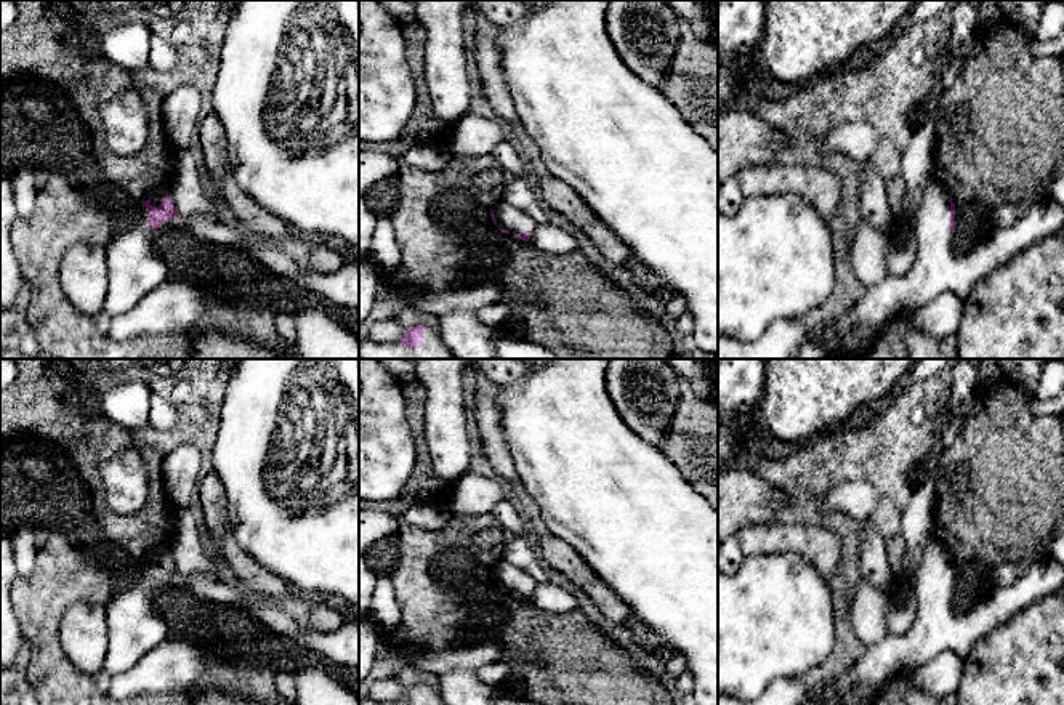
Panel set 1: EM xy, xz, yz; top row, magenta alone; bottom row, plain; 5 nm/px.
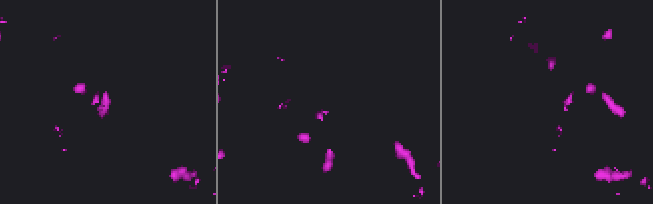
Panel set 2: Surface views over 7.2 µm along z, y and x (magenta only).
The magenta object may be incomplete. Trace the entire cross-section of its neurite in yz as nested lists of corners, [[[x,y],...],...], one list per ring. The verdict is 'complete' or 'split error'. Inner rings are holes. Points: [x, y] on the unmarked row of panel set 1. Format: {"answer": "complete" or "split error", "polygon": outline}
{"answer": "split error", "polygon": [[[934,537],[926,543],[917,570],[917,610],[905,633],[886,633],[877,644],[867,646],[864,654],[840,678],[819,687],[806,687],[800,678],[780,678],[771,681],[764,692],[753,700],[737,700],[731,695],[718,695],[718,705],[836,705],[846,694],[864,686],[878,686],[899,673],[910,671],[928,663],[936,655],[952,651],[963,660],[974,644],[985,634],[1010,622],[1021,610],[1050,596],[1064,585],[1064,567],[1048,556],[1035,561],[1011,586],[995,586],[992,596],[968,610],[960,610],[953,601],[955,562],[947,546]]]}

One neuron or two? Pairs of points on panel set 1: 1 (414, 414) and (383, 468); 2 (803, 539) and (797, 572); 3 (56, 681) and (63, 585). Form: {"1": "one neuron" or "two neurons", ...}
{"1": "two neurons", "2": "two neurons", "3": "one neuron"}

